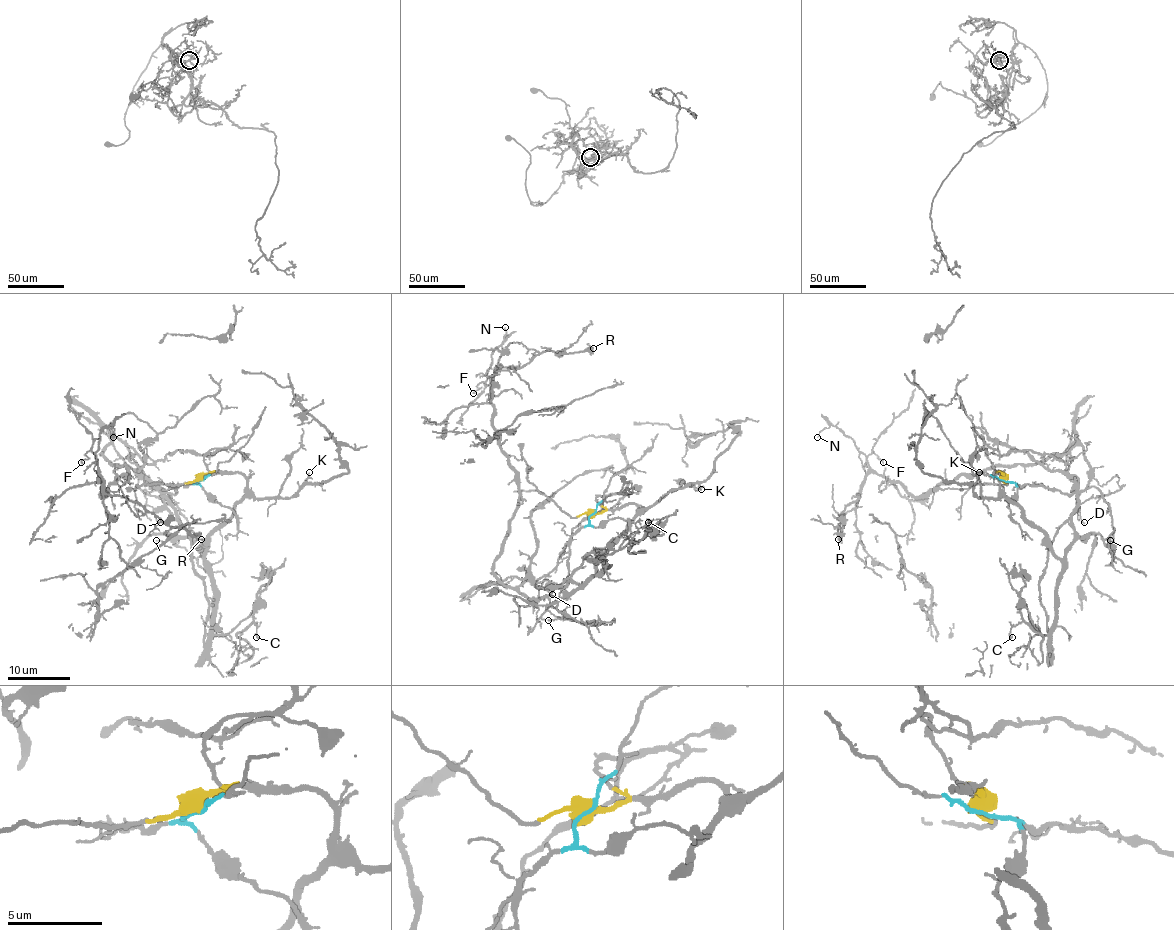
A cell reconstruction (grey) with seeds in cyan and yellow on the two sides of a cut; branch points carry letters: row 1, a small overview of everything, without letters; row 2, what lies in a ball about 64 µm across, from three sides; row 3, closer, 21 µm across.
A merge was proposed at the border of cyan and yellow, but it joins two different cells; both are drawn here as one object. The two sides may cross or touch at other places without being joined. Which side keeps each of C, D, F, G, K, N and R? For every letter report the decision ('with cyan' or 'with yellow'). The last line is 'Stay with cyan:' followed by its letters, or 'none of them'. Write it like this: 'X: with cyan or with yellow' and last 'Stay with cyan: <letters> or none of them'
C: with yellow
D: with cyan
F: with cyan
G: with yellow
K: with yellow
N: with cyan
R: with cyan
Stay with cyan: D, F, N, R

